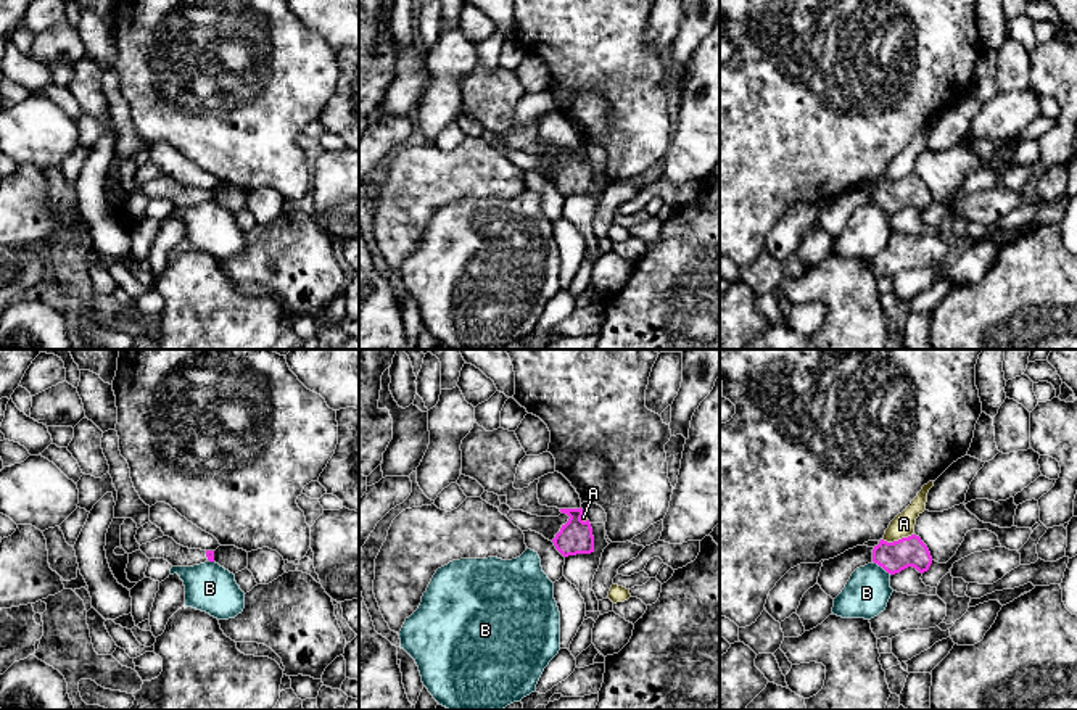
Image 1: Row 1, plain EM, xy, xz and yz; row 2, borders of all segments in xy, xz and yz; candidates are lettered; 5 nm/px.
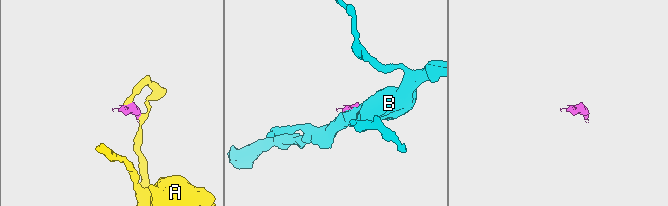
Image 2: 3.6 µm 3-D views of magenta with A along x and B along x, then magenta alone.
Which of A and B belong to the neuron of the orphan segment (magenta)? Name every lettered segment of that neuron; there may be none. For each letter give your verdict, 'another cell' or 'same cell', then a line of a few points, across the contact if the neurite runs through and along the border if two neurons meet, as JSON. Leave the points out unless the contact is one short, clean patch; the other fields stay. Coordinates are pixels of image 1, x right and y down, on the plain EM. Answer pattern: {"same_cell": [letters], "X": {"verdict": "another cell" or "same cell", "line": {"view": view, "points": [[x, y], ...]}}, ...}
{"same_cell": [], "A": {"verdict": "another cell"}, "B": {"verdict": "another cell", "line": {"view": "yz", "points": [[873, 200], [891, 213]]}}}

